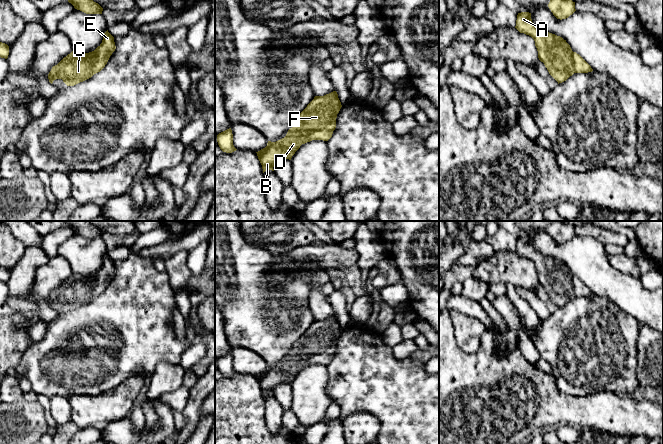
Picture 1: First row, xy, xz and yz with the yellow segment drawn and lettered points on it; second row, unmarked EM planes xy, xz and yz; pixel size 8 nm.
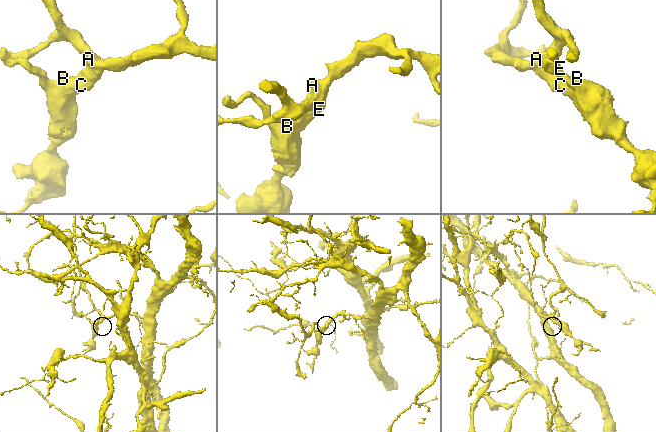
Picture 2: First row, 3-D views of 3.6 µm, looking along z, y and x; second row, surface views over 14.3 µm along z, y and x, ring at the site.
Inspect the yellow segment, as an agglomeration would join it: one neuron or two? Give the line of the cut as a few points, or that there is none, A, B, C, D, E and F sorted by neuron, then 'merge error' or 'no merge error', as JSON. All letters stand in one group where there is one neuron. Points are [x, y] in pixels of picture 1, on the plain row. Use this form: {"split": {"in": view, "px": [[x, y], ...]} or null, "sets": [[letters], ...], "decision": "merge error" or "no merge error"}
{"split": null, "sets": [["A", "B", "C", "D", "E", "F"]], "decision": "no merge error"}

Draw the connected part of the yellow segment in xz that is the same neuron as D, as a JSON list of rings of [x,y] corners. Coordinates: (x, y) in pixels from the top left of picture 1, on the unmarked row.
[[[336,315],[324,320],[315,320],[307,331],[294,343],[286,360],[256,376],[266,394],[274,395],[274,388],[280,383],[291,384],[302,368],[312,364],[328,365],[336,352],[336,342],[342,329]]]

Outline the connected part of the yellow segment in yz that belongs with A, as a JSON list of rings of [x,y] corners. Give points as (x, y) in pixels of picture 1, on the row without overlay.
[[[518,237],[515,252],[534,263],[539,284],[544,287],[558,308],[566,305],[574,297],[593,295],[579,278],[572,275],[566,264],[537,251],[532,246],[531,237]]]

